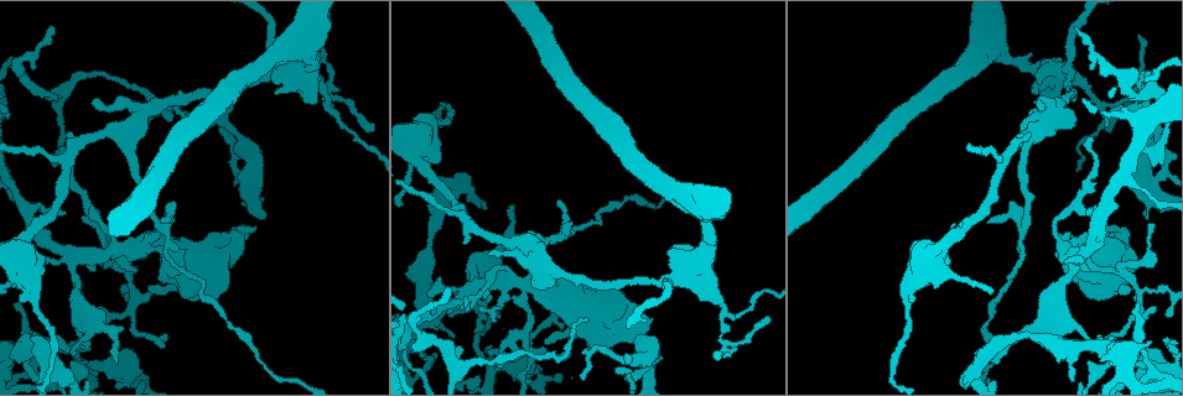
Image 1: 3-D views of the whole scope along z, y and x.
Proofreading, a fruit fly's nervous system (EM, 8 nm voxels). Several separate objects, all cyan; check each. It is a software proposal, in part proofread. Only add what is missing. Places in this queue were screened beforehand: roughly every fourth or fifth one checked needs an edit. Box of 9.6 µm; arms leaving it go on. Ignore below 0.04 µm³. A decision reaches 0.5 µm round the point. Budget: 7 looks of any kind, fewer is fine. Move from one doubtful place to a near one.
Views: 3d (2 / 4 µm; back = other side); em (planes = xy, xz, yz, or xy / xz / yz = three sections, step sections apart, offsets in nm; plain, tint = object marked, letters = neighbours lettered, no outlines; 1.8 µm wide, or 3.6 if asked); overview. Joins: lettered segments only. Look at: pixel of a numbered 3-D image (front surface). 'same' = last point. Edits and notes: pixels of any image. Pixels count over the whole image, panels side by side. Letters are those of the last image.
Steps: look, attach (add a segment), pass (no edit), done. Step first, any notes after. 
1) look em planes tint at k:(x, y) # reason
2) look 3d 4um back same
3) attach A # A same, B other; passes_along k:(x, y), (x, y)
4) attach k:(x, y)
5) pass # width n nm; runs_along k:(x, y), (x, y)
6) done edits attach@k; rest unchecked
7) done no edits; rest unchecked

look em 3.6um planes plain at 1:(34, 294) # calibre changes

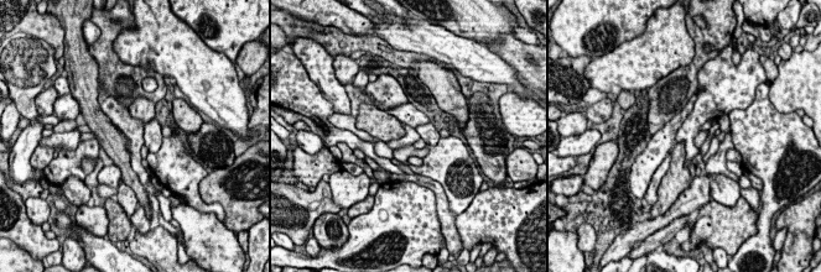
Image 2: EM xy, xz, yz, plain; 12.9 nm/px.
look em 3.6um planes tint same # where the object lies

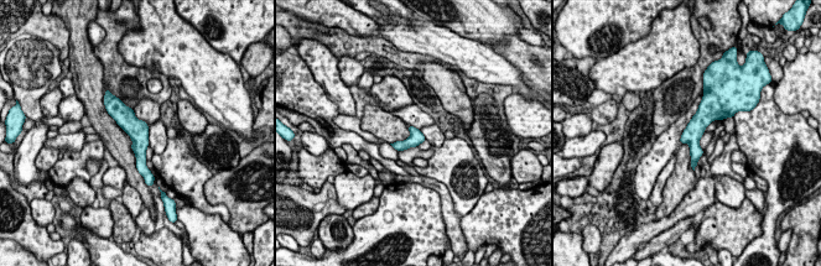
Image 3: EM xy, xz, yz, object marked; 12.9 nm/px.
look em 3.6um planes letters same

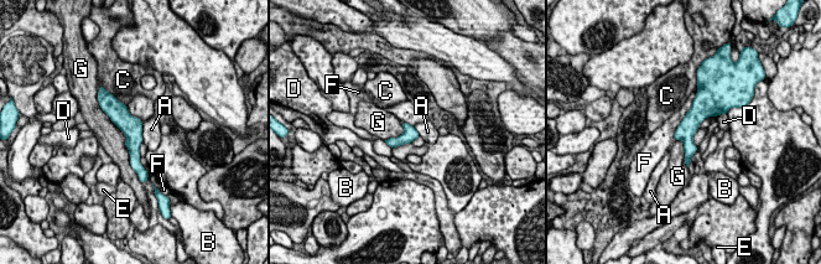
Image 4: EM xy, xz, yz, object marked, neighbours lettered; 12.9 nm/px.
pass # A other, B other, C other, D other, E other, F other, G other; border 4:(99, 104), (125, 136), (139, 176); no lettered segment goes on from it

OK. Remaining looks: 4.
look 3d 2um at 1:(427, 294) # free end

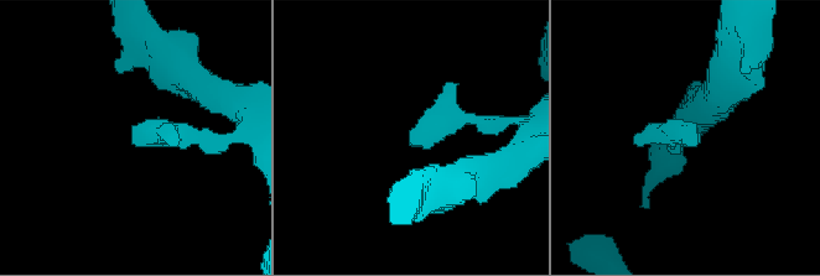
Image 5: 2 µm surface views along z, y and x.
look em planes letters at 5:(409, 131) # need the tissue

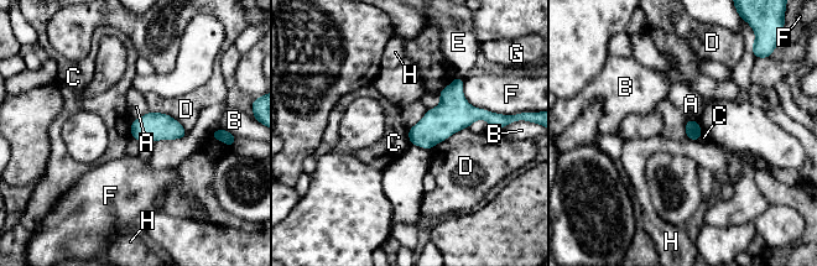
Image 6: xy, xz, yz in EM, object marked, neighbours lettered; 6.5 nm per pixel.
pass # A other, B other, C other, D other, E other, F other, G other, H other; none of them fits

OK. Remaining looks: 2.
look em planes letters at 1:(631, 363) # thin end

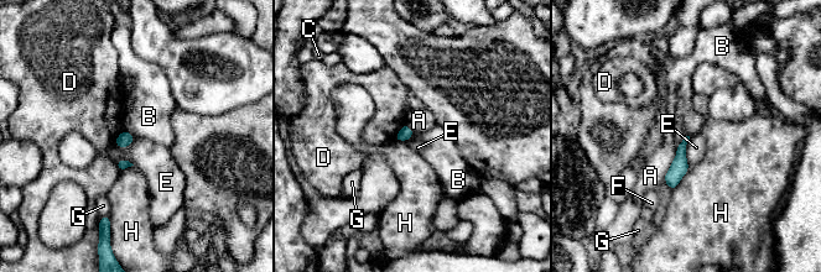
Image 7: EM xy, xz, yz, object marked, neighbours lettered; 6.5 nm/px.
pass # A other, B other, C other, D other, E other, F other, G other, H other; border 7:(125, 129), (135, 136); none of them fits

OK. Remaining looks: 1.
done no edits; rest unchecked

